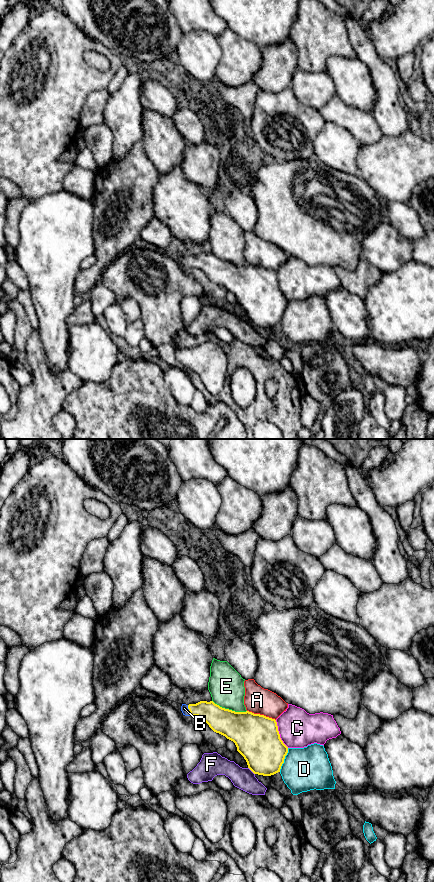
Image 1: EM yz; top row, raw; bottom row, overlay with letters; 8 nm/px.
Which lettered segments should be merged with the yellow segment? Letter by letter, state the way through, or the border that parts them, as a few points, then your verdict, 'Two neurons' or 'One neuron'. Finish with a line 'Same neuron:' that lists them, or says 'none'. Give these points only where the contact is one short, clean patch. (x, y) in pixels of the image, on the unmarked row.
A: Two neurons
B: Path across: yz (218, 270), (206, 262), (189, 262), (184, 260). One neuron
C: Two neurons
D: Two neurons
E: Two neurons
F: Boundary: yz (248, 319), (254, 326). Two neurons
Same neuron: B

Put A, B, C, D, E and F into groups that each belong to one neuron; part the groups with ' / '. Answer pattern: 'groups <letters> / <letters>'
groups A / B / C / D / E / F

